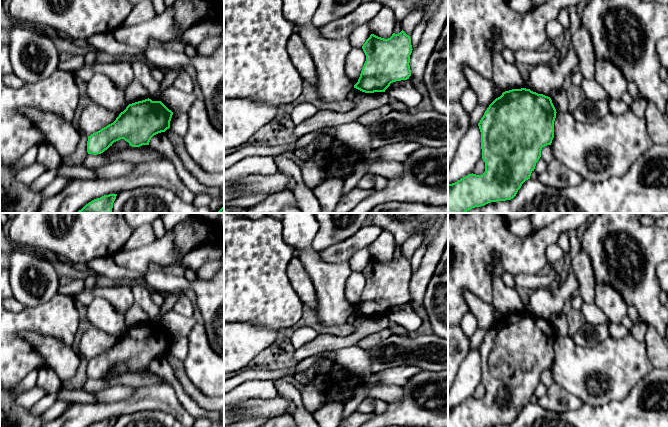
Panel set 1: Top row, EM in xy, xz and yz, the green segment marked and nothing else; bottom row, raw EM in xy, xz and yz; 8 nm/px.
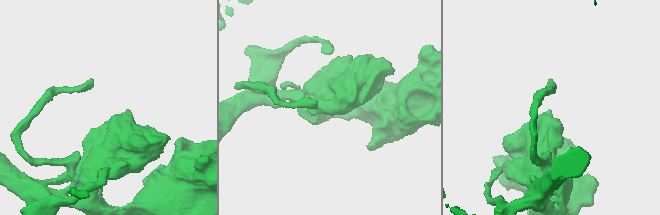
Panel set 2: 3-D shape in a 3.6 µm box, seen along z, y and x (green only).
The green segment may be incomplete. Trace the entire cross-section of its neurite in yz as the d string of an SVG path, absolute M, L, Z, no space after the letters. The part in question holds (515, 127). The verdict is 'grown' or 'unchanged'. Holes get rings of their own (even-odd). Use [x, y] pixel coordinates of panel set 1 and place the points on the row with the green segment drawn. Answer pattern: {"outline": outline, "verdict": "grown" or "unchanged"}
{"outline": "M512 89L503 92L500 97L496 98L478 123L485 172L482 175L468 174L457 182L448 184L448 213L466 213L472 208L481 207L491 202L513 199L522 184L530 179L531 173L541 157L542 148L551 145L554 138L556 113L550 97L530 89Z", "verdict": "unchanged"}

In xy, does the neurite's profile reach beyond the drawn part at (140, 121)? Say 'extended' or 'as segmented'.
as segmented

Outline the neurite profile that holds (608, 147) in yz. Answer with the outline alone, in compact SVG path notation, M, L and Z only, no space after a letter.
M629 110L621 115L609 112L592 123L578 122L569 112L557 112L550 146L555 159L575 171L583 180L596 183L624 175L653 144L645 119Z

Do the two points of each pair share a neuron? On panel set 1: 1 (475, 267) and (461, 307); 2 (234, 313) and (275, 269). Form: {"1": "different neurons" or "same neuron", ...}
{"1": "same neuron", "2": "same neuron"}

